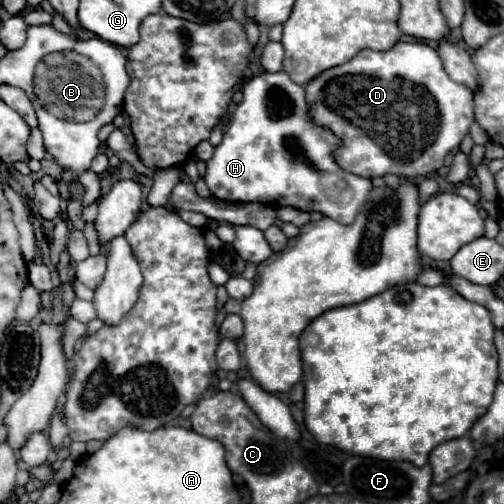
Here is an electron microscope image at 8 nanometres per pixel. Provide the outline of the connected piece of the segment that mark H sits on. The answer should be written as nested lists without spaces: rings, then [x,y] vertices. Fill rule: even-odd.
[[[285,71],[261,73],[243,85],[243,101],[237,105],[223,141],[207,161],[203,179],[215,199],[273,207],[289,205],[353,223],[373,185],[369,179],[339,169],[333,151],[341,143],[337,135],[311,121],[303,85],[291,81]]]

